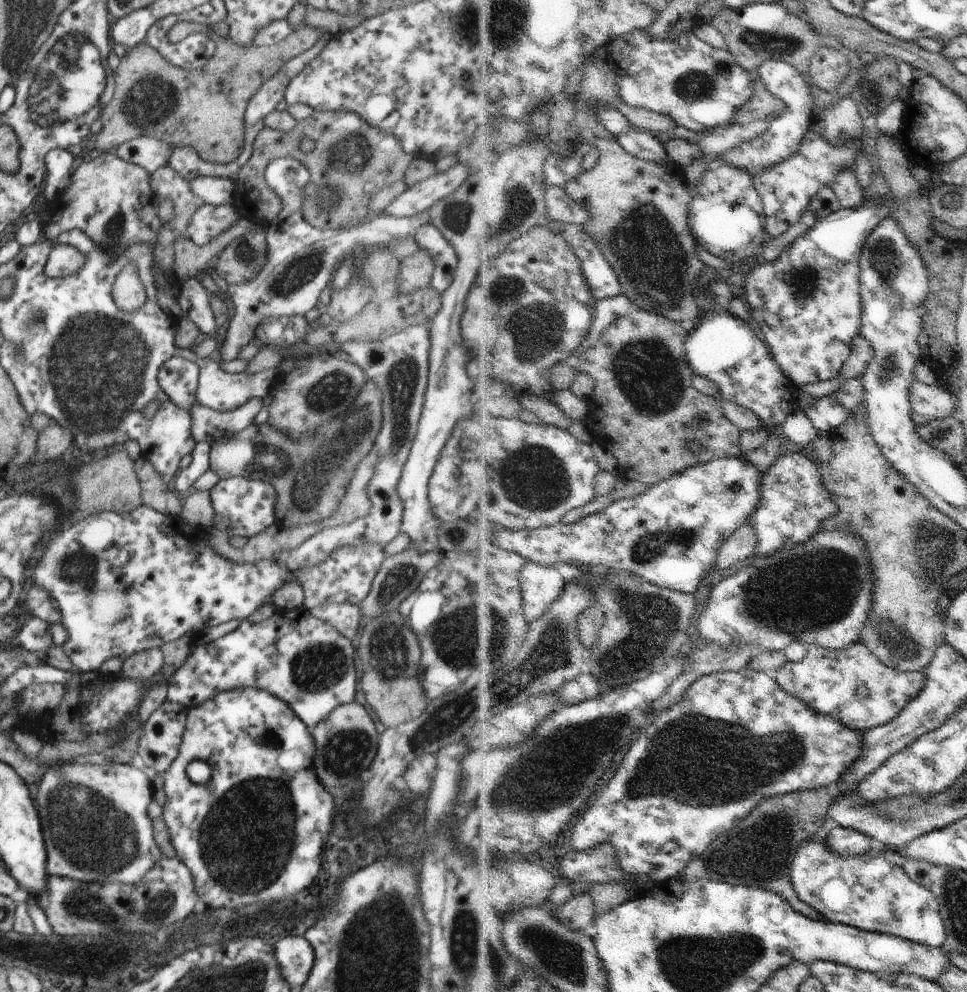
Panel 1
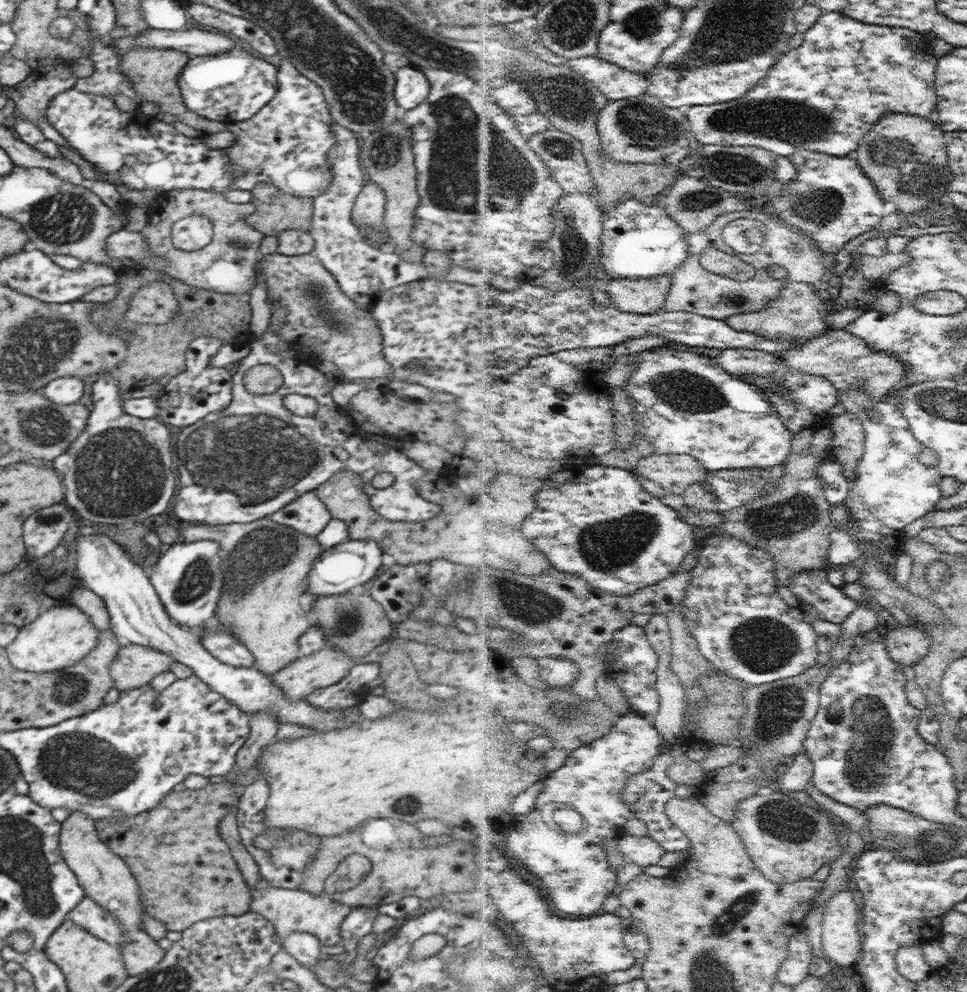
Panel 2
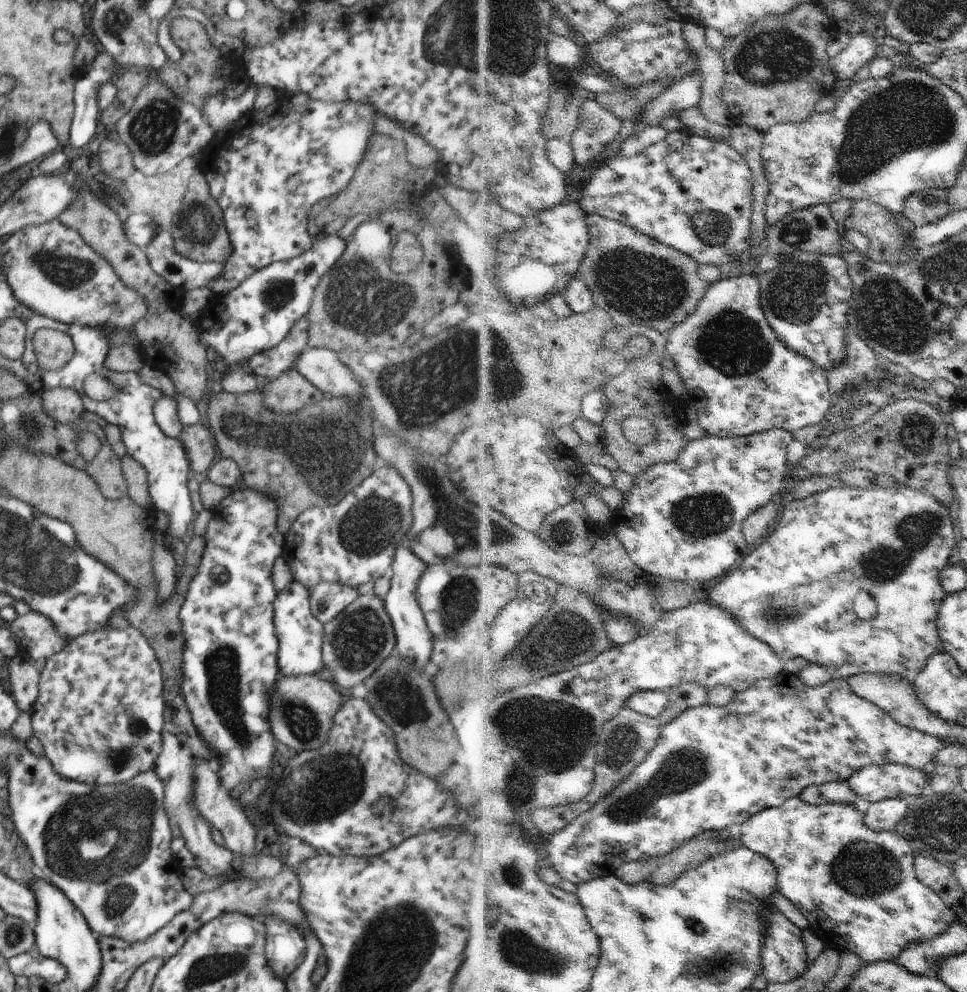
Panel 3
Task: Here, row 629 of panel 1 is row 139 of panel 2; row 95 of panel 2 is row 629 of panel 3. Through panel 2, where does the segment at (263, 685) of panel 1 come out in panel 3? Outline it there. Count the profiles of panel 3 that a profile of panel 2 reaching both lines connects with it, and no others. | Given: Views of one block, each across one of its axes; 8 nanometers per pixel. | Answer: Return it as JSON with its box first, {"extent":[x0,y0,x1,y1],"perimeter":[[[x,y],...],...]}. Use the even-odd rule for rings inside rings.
{"extent":[274,581,326,676],"perimeter":[[[292,581],[282,592],[277,593],[274,607],[274,632],[278,637],[278,668],[280,675],[314,676],[326,669],[322,660],[322,642],[324,642],[323,624],[311,613],[309,590],[298,581]]]}

